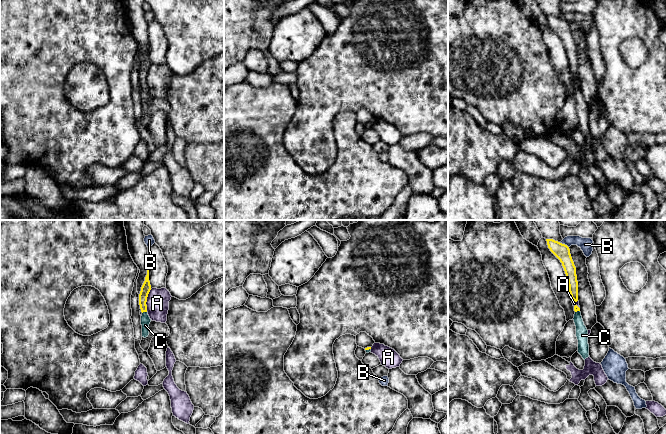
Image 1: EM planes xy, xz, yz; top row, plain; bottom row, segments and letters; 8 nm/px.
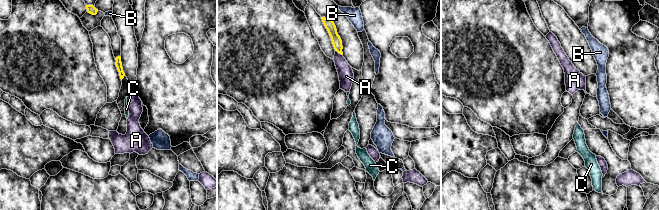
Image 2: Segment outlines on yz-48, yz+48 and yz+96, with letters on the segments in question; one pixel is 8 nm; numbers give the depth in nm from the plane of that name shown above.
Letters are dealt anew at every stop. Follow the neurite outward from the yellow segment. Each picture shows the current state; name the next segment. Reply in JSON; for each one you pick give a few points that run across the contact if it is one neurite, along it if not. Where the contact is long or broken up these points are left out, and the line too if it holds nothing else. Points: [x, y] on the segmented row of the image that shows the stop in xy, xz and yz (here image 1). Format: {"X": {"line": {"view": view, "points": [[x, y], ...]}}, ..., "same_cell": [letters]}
{"same_cell": []}

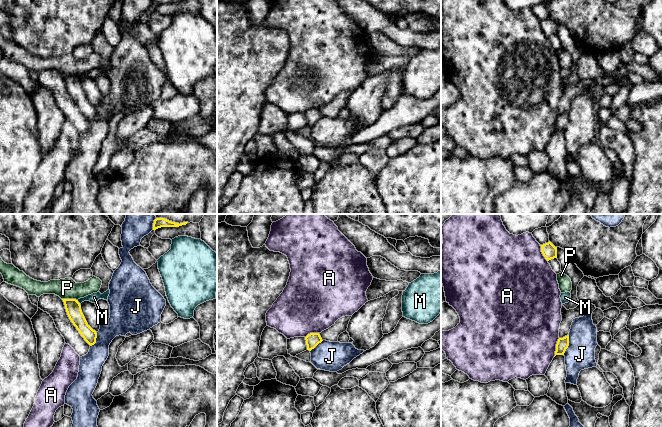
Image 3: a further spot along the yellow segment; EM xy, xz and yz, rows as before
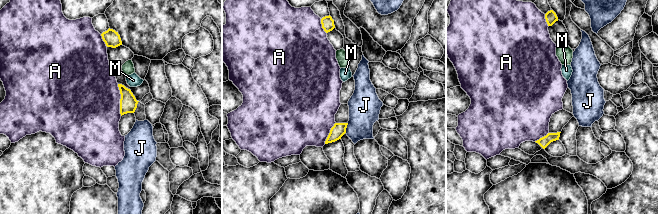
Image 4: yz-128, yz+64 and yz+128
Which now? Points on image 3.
{"same_cell": []}

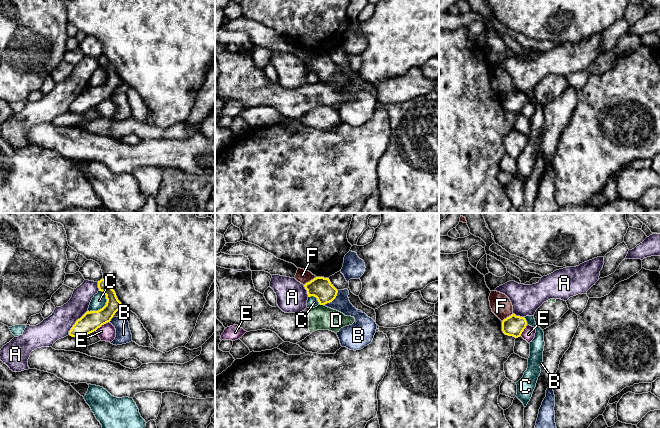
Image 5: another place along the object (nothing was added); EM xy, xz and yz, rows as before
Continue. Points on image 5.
{"same_cell": ["F"]}

